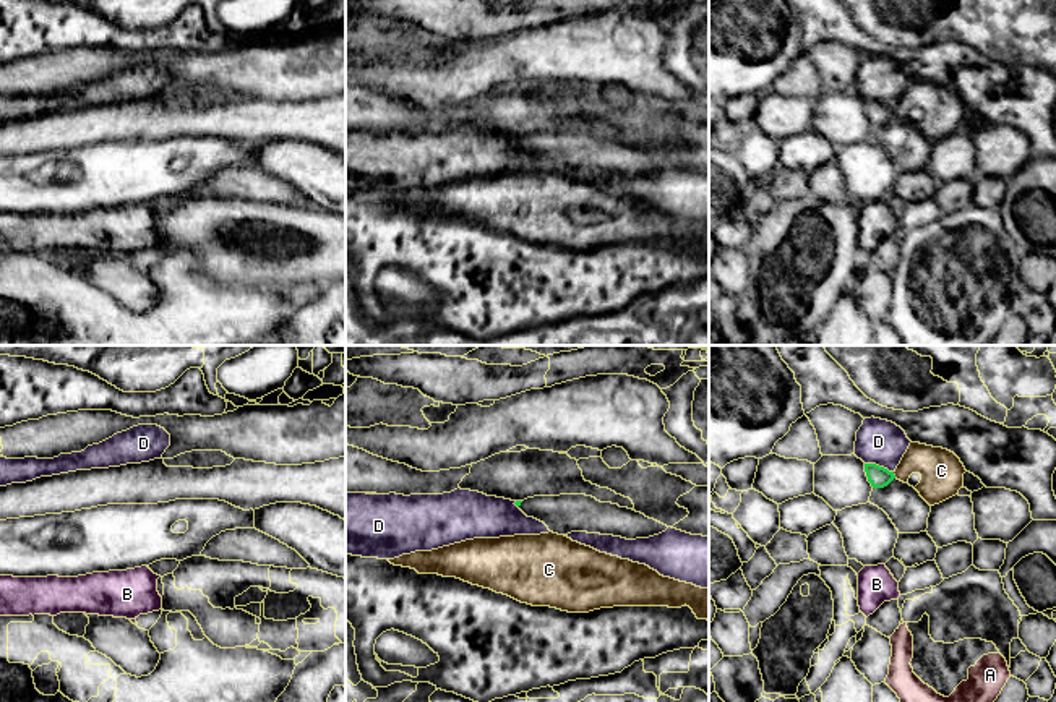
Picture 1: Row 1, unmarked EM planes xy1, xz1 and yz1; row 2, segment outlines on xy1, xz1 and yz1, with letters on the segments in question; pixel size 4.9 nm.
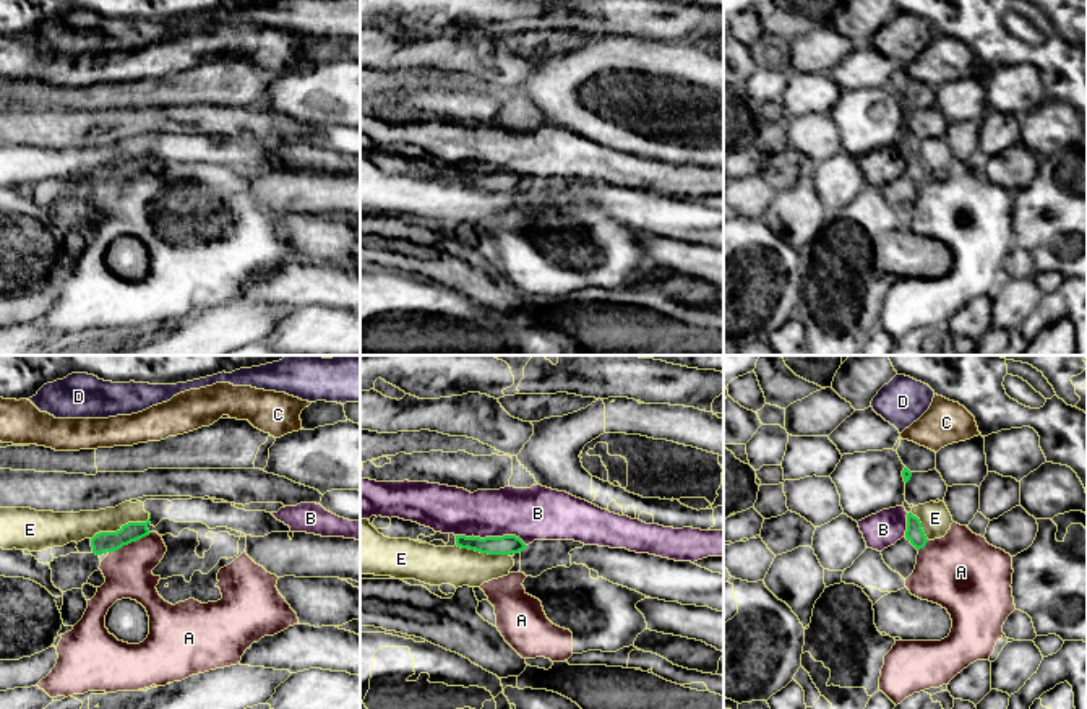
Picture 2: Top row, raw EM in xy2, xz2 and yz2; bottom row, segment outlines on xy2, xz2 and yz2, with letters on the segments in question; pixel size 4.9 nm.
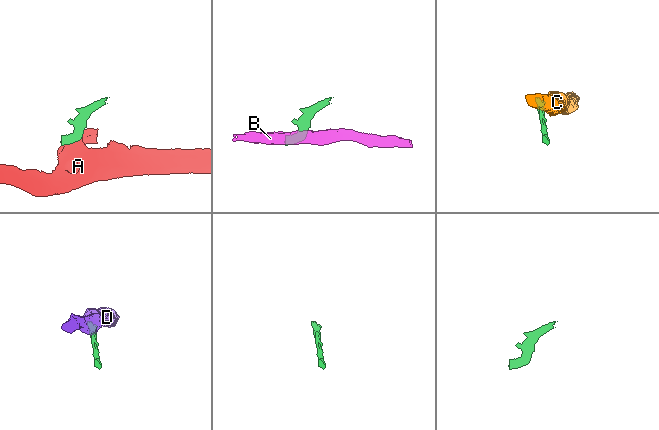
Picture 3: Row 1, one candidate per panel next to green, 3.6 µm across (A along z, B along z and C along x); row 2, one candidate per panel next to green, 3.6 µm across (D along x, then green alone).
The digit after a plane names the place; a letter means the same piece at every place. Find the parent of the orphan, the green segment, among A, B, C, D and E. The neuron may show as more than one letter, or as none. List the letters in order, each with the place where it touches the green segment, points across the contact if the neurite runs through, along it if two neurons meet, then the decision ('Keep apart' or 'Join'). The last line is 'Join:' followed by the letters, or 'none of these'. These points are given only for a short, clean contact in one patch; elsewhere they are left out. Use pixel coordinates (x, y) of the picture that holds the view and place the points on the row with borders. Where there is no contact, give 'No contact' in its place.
A: Touches green at xy2 (130, 542). Boundary: xy2 (151, 532), (109, 554). Keep apart
B: Touches green at xz2 (492, 537). Boundary: xz2 (456, 534), (481, 537), (516, 536), (526, 545). Keep apart
C: Touches green at yz1 (894, 475). Boundary: yz1 (892, 472), (896, 477). Keep apart
D: Touches green at yz1 (878, 466). Boundary: yz1 (865, 462), (875, 462), (892, 472). Keep apart
E: Touches green at xy2 (122, 528). Boundary: xy2 (150, 515), (91, 539). Keep apart
Join: none of these

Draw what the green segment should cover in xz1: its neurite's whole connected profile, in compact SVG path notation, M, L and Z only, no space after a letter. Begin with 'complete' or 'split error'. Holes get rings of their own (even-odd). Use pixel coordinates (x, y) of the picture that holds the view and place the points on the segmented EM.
split error; M586 494L534 496L514 503L527 517L543 522L550 532L587 532L626 540L649 538L668 527L628 507L600 503Z

